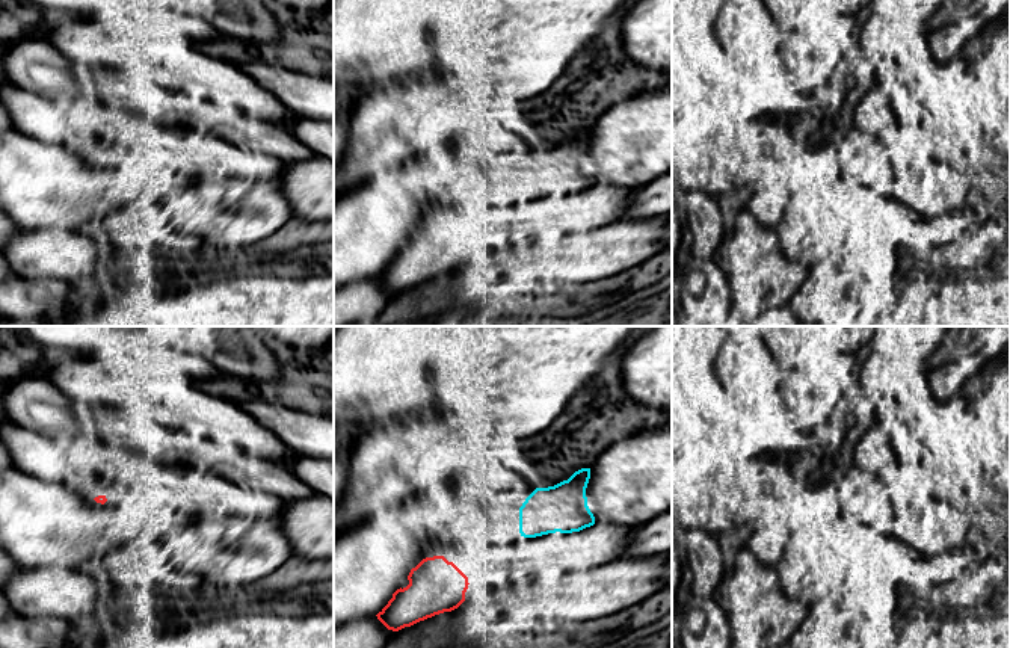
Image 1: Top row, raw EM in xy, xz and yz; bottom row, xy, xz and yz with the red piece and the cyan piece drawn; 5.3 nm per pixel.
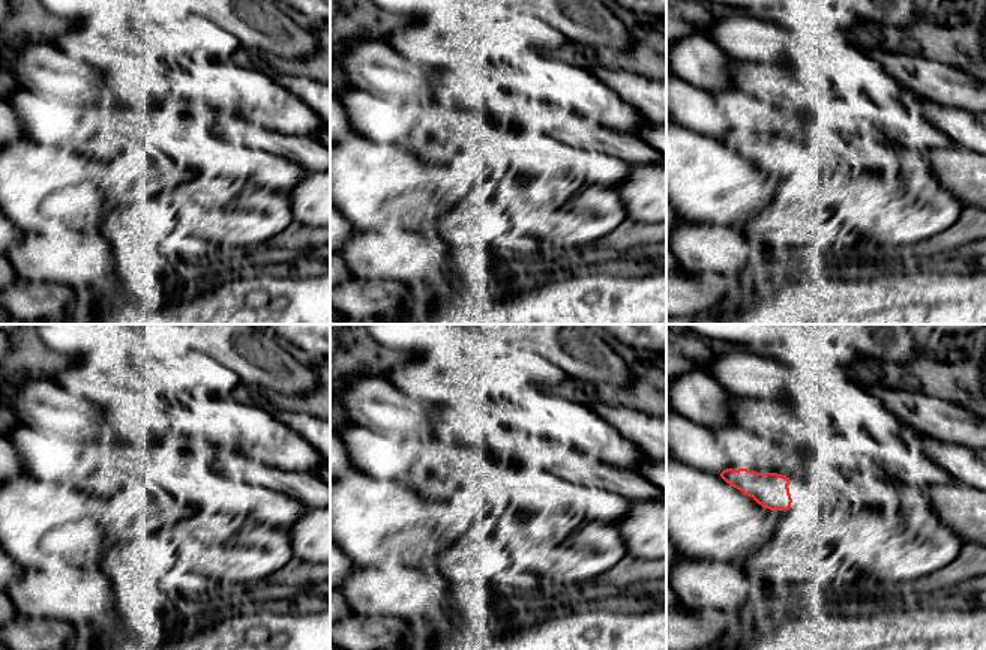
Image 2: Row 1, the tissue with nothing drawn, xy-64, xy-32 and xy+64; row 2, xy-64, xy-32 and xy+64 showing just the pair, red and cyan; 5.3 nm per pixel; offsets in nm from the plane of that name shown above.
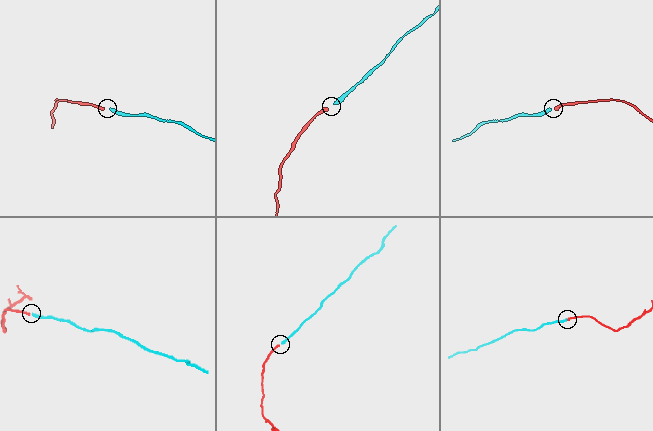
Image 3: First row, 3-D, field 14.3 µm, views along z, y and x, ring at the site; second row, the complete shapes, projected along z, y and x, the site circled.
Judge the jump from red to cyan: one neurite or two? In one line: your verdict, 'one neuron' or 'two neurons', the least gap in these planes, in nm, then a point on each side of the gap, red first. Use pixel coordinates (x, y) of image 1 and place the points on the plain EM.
two neurons; 360 nm apart; from red across xz (467, 239), (521, 197)

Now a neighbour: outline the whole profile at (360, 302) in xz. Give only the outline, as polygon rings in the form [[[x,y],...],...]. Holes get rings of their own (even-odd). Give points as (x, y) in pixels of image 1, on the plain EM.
[[[377,278],[338,287],[334,290],[334,326],[373,326],[394,295]]]

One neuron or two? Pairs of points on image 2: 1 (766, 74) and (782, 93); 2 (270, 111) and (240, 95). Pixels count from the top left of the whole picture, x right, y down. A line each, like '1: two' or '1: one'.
1: one
2: one

